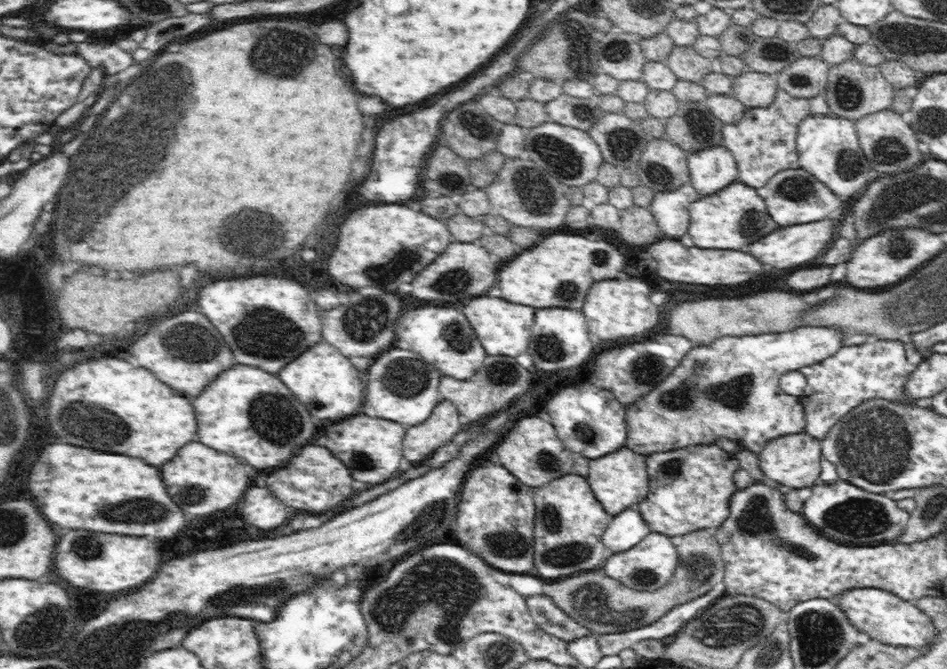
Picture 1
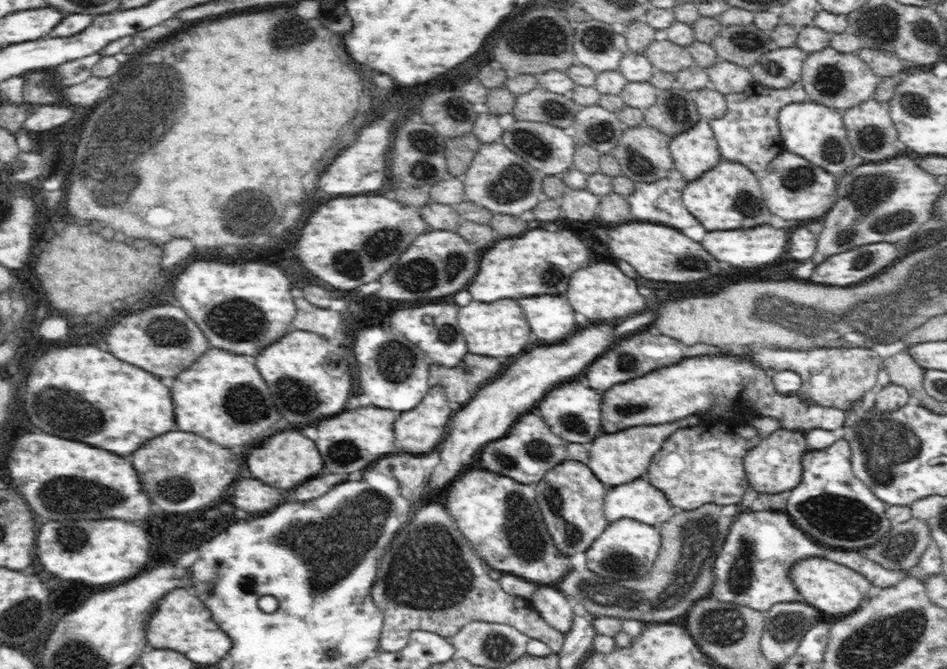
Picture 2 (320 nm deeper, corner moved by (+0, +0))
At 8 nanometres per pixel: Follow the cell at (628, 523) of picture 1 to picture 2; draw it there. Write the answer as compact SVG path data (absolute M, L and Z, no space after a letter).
M646 476L618 487L608 487L604 504L608 522L628 518L658 526L675 514L666 495L652 486Z

